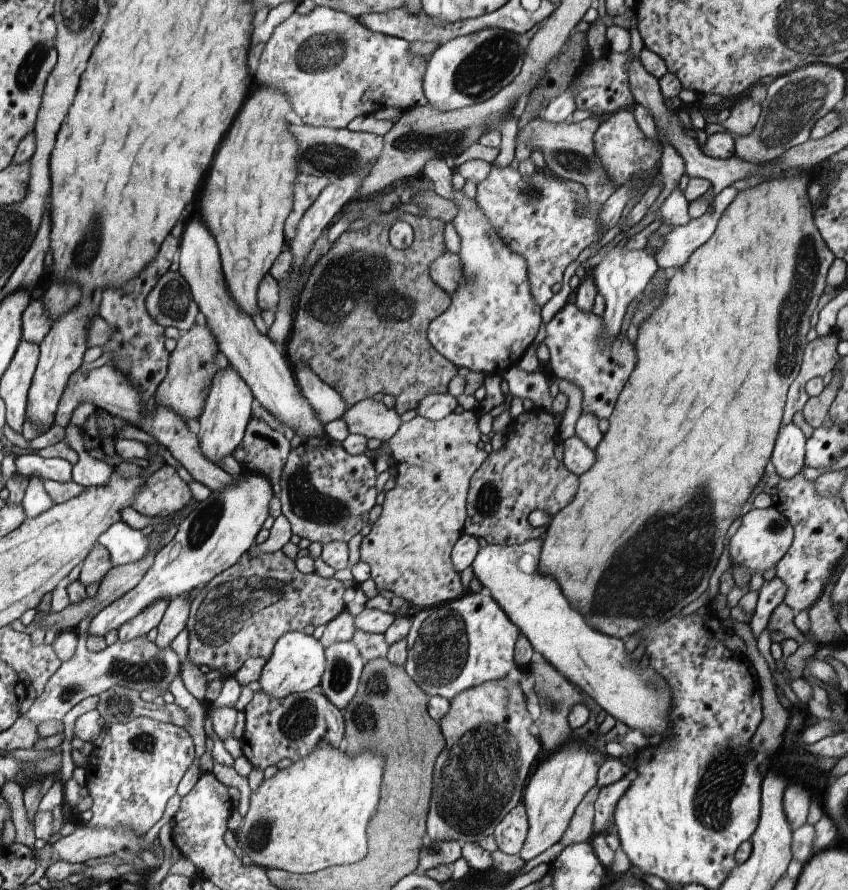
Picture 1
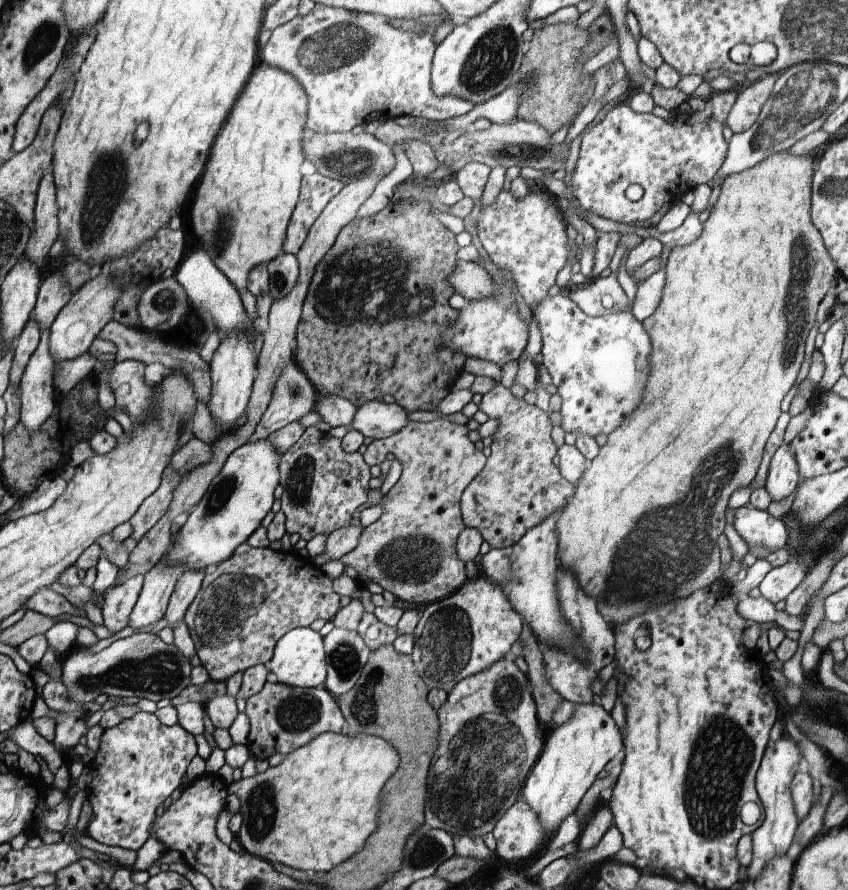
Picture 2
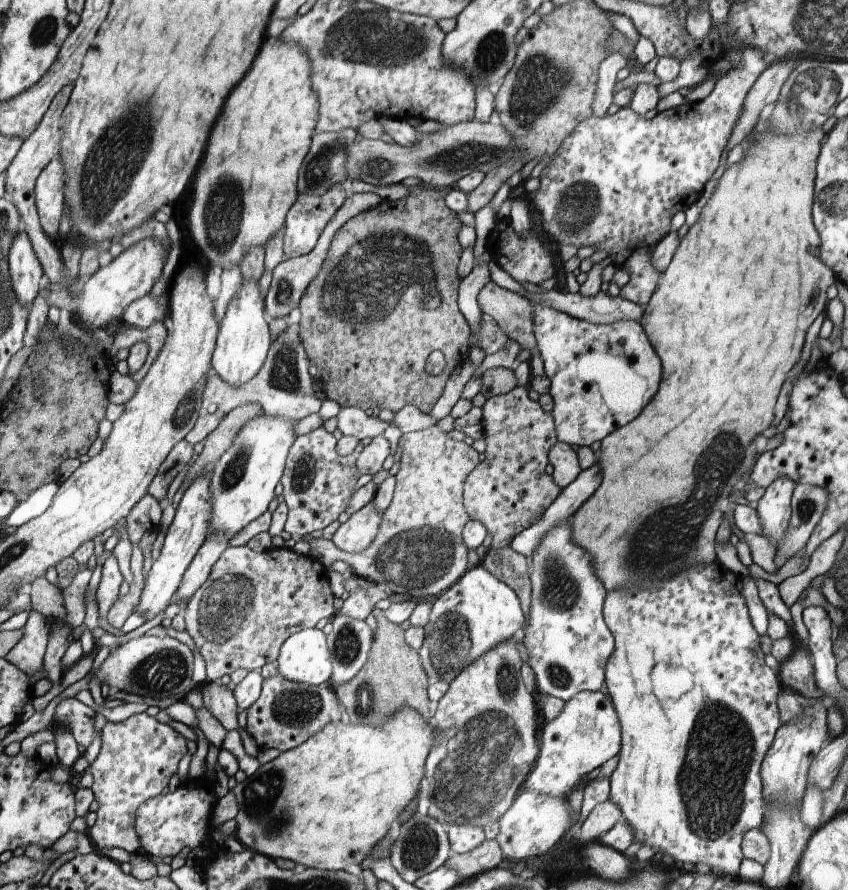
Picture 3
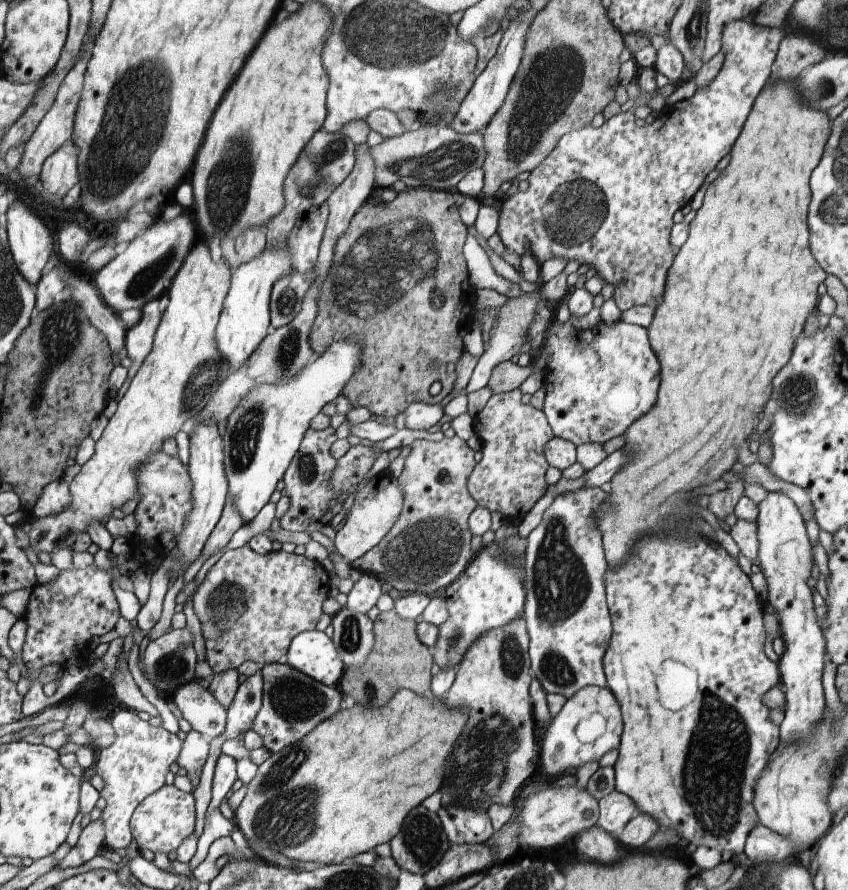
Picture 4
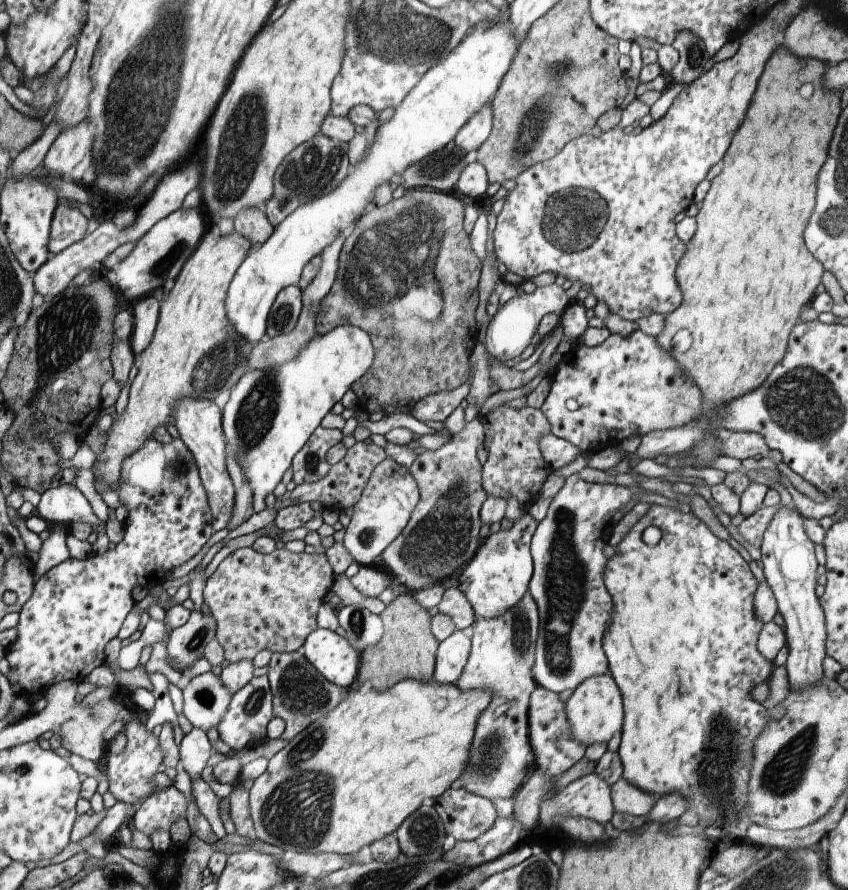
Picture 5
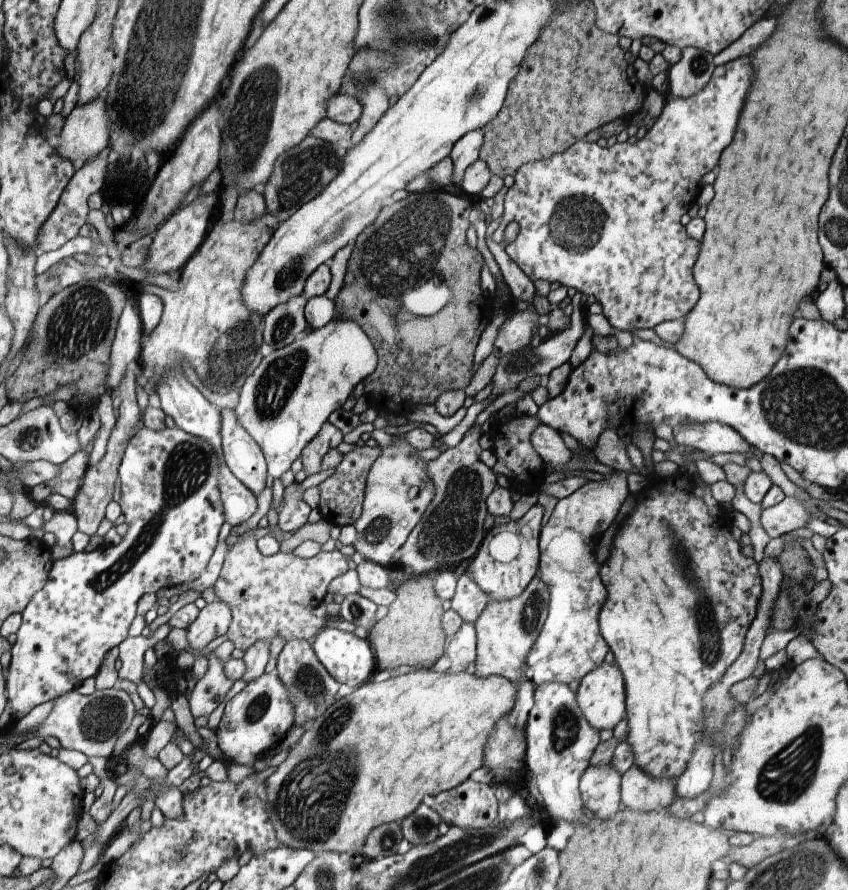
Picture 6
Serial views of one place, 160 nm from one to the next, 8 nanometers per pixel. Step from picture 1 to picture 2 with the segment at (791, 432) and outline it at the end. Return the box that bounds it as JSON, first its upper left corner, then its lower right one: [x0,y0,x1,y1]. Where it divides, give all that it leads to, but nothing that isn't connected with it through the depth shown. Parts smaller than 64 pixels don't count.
[764,441,801,502]

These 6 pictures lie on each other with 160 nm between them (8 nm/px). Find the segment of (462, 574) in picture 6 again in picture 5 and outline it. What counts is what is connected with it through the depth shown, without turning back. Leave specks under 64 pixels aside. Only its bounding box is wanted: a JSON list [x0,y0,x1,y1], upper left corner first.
[437,586,474,631]

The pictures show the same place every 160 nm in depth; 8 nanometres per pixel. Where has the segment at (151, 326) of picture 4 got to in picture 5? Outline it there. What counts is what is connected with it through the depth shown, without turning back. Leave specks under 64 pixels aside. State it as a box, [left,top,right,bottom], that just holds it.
[129,295,159,356]

